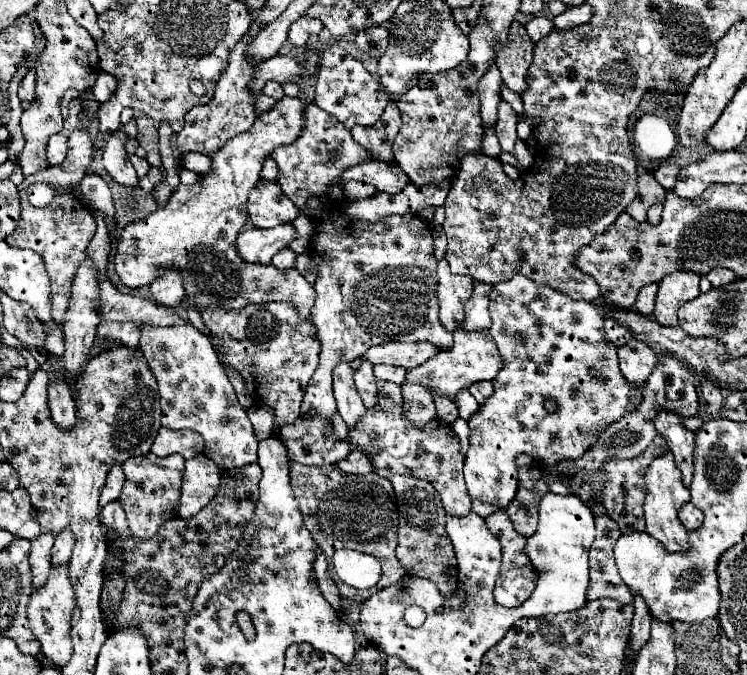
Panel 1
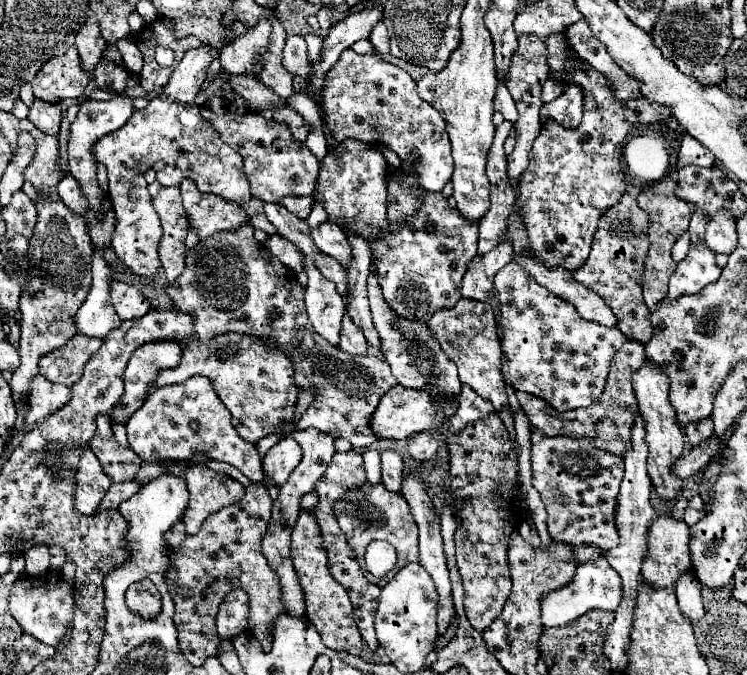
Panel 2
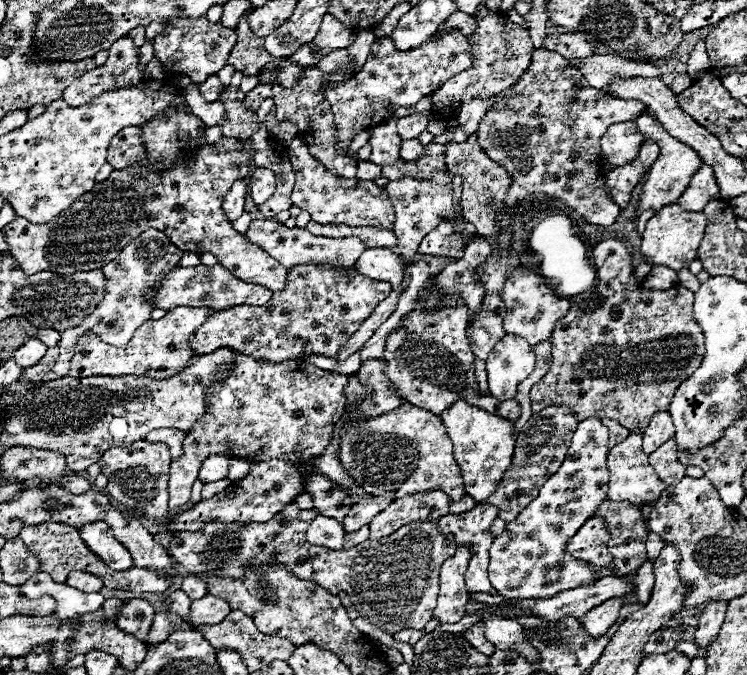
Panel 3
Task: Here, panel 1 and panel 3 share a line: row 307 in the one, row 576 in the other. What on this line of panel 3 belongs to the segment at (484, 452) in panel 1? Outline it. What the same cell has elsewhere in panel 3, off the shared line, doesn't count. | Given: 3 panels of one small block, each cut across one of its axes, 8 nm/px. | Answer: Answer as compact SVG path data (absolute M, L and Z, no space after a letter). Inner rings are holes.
M586 418L586 420L582 420L582 422L578 424L578 430L574 432L572 444L570 444L570 448L568 448L566 460L562 462L560 470L558 470L554 476L550 476L550 480L546 480L546 484L540 488L538 498L532 500L532 502L530 502L530 504L518 514L516 520L512 520L510 524L506 524L506 530L504 530L500 536L496 536L494 542L492 542L492 546L490 546L488 574L490 574L490 582L492 582L492 586L498 590L500 596L504 596L504 598L552 598L554 594L558 594L558 592L562 592L562 590L566 590L566 588L586 586L586 584L590 584L592 580L596 580L594 570L592 570L592 566L590 566L588 562L582 562L582 560L578 560L578 558L566 554L566 542L574 536L574 532L576 532L576 530L578 530L588 518L592 518L592 514L598 510L598 506L608 498L608 472L606 472L606 454L608 454L608 450L610 450L610 448L608 448L608 428L606 428L598 418Z

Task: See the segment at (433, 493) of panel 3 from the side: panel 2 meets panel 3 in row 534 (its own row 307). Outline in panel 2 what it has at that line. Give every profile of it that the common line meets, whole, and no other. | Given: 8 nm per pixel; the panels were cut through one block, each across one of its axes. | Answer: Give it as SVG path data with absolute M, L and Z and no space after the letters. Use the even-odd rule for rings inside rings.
M374 274L368 276L368 298L370 298L370 310L372 310L372 322L374 328L382 340L382 354L384 360L390 364L394 378L398 384L406 388L424 388L428 390L436 400L440 394L456 394L454 388L460 388L460 380L456 378L456 366L446 358L438 342L432 338L426 324L414 324L406 318L396 316L390 306L382 300L382 292L378 292L378 280Z

